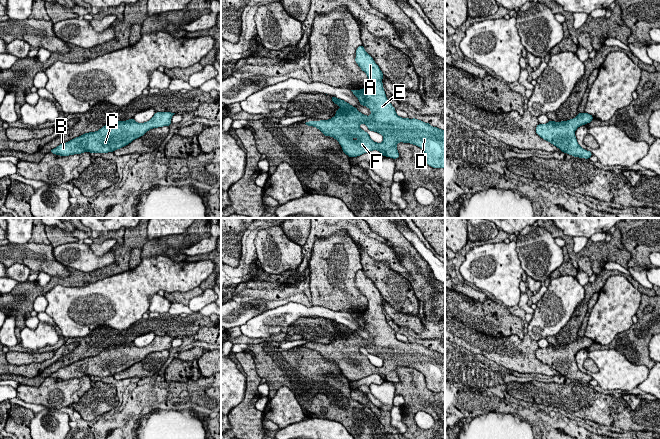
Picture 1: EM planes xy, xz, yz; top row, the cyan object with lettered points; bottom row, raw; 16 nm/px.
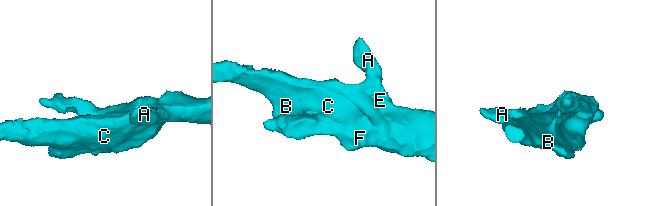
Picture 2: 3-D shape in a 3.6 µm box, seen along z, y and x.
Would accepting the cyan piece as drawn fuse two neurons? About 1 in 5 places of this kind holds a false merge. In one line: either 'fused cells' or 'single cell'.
single cell

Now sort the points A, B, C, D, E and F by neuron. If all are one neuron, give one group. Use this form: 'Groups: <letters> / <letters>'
Groups: A B C D E F

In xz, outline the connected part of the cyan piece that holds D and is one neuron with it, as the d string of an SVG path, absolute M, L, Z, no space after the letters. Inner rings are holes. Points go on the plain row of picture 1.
M363 269L357 271L355 286L367 298L368 307L363 313L351 315L361 329L371 334L371 339L366 340L344 324L331 320L332 325L341 331L336 334L336 339L329 344L304 348L316 351L324 360L336 363L349 381L378 374L383 380L396 383L399 382L396 369L403 366L420 371L429 390L445 393L445 354L415 342L401 342L396 338L383 313L384 299ZM361 347L366 348L370 355L380 357L383 366L374 366L367 356L360 353Z

